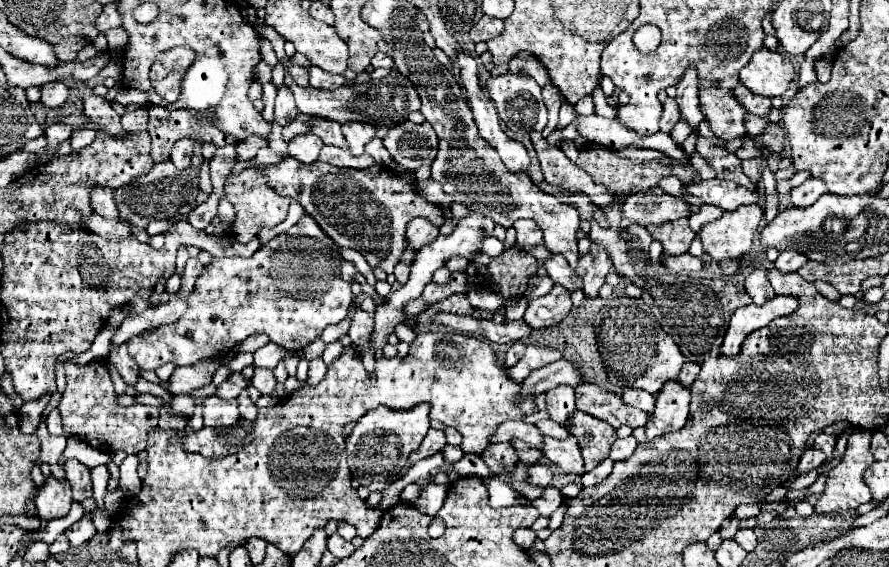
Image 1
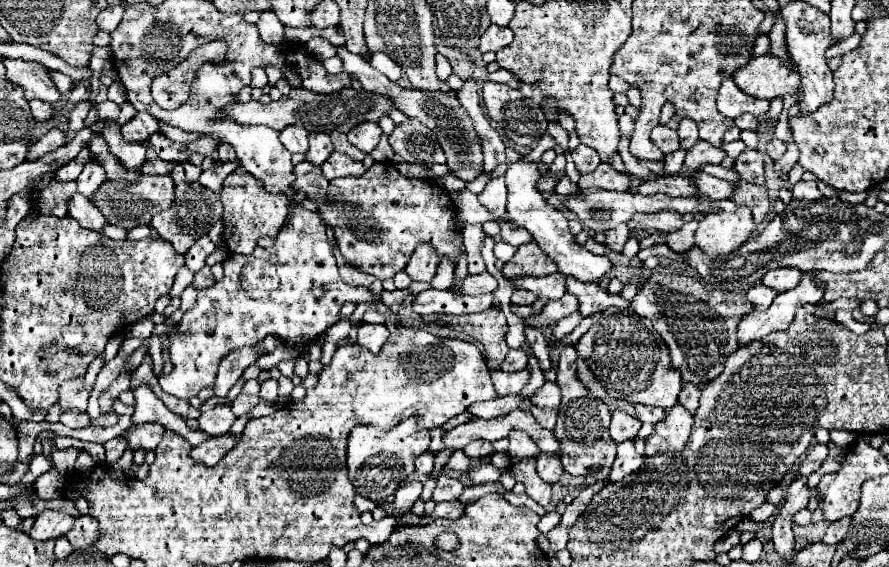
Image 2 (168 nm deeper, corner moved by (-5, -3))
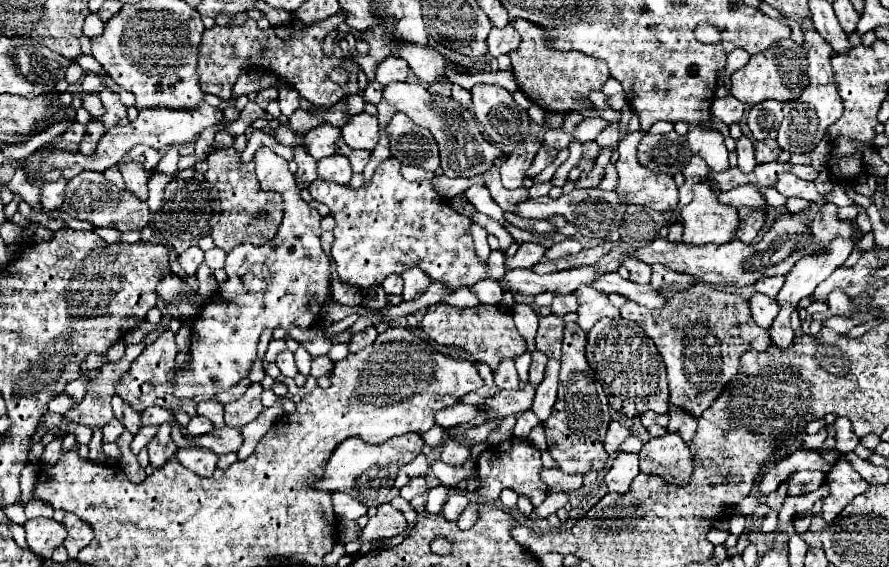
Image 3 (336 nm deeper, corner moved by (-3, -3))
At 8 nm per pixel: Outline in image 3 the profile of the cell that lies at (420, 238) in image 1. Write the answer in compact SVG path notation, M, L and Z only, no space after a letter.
M409 268L403 272L403 280L405 280L405 290L403 290L403 300L413 300L419 298L427 286L431 284L429 276L425 276L425 272L421 272L419 268Z

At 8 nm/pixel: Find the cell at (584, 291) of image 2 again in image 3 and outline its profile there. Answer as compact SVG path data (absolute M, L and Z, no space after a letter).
M581 286L575 290L575 296L579 300L579 320L577 324L589 332L593 328L593 324L601 318L617 318L619 310L615 306L611 306L607 294L597 292L593 286Z

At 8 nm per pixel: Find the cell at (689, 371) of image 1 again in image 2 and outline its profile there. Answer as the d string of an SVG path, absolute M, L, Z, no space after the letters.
M683 384L683 390L679 394L679 404L685 406L691 414L695 414L697 406L699 406L699 386L697 384Z

